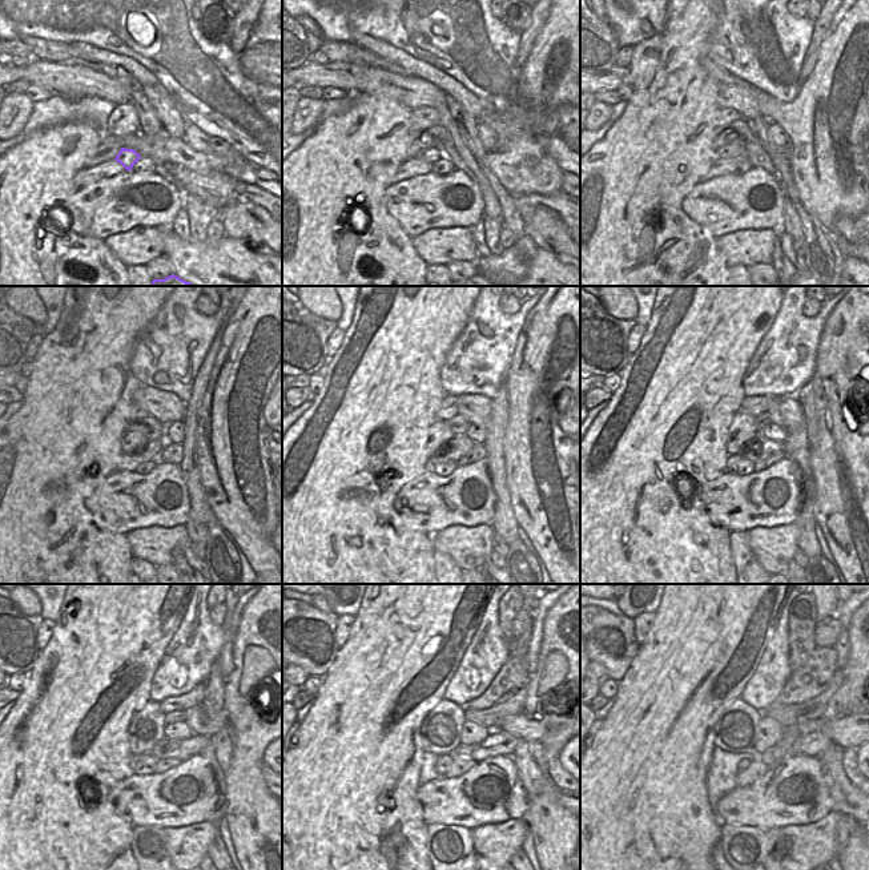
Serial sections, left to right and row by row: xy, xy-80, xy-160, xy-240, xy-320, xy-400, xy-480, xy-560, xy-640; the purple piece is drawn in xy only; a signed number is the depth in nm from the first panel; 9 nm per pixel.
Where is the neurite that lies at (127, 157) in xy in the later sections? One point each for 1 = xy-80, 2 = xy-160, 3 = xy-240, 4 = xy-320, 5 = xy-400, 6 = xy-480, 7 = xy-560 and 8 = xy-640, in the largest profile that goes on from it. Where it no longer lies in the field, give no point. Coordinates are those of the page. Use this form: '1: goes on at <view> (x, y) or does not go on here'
1: goes on at xy-80 (431, 154)
2: goes on at xy-160 (732, 149)
3: goes on at xy-240 (133, 442)
4: goes on at xy-320 (439, 434)
5: goes on at xy-400 (743, 429)
6: goes on at xy-480 (147, 726)
7: goes on at xy-560 (439, 732)
8: goes on at xy-640 (736, 729)

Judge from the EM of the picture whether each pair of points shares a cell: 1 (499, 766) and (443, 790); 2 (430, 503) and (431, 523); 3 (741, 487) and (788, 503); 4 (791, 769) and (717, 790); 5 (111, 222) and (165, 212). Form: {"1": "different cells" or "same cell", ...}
{"1": "same cell", "2": "same cell", "3": "same cell", "4": "different cells", "5": "same cell"}

